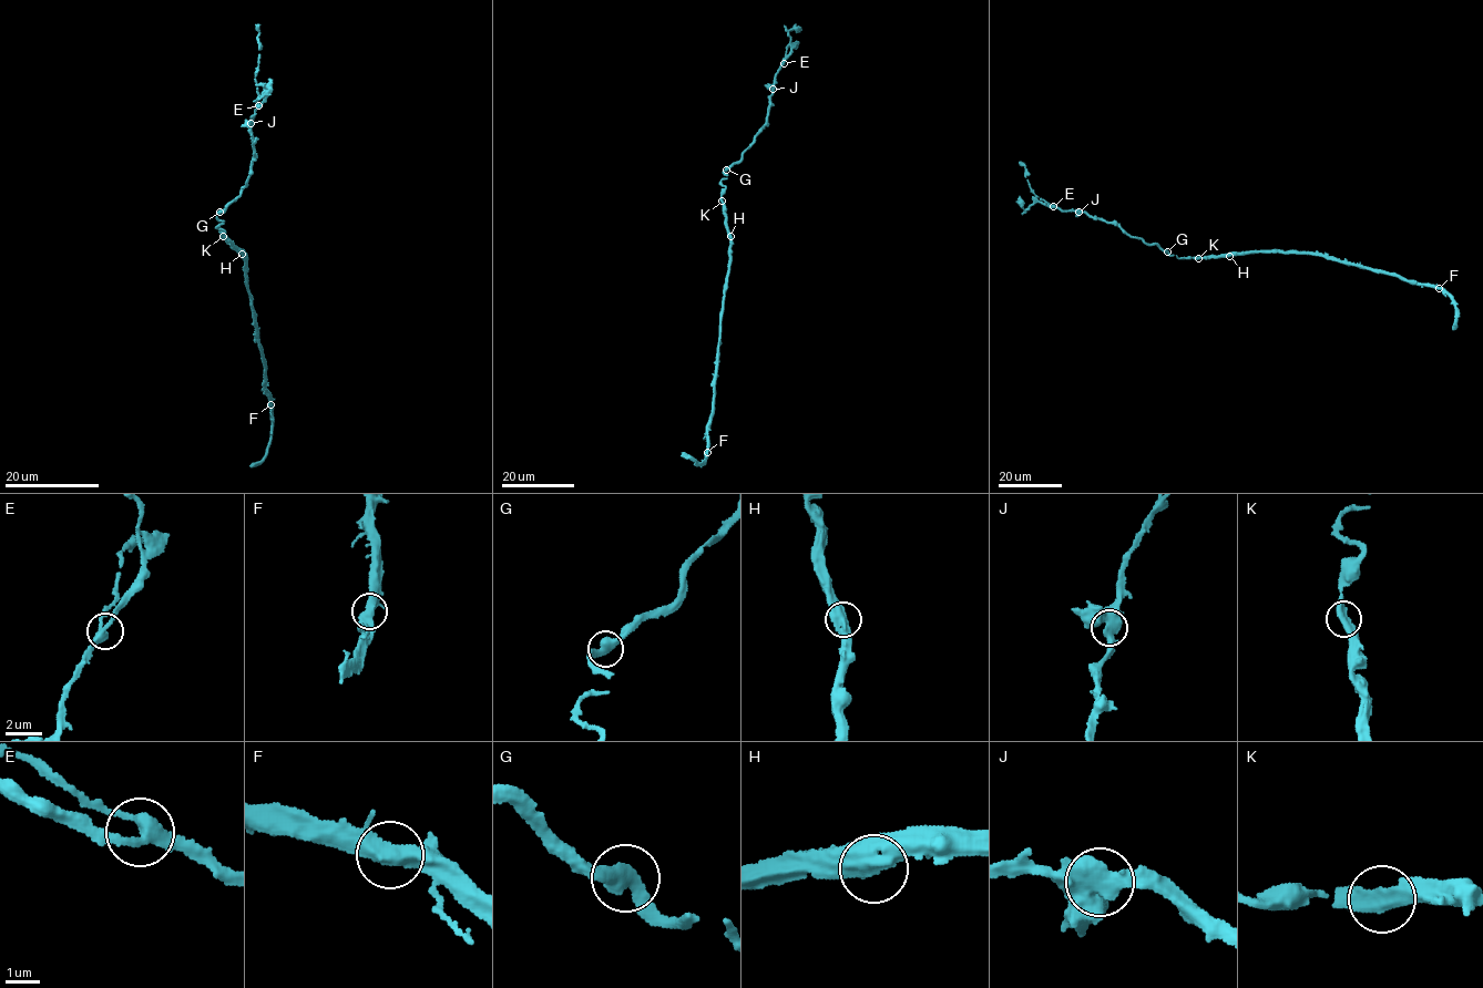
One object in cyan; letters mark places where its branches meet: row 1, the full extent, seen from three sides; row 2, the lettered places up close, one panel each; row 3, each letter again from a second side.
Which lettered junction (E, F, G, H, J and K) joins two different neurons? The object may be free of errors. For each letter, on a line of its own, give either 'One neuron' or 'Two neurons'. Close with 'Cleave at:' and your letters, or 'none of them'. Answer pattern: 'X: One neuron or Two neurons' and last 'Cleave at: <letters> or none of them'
E: One neuron
F: One neuron
G: One neuron
H: One neuron
J: One neuron
K: One neuron
Cleave at: none of them

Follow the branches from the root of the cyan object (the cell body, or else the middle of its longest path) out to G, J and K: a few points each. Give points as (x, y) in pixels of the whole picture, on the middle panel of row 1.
G: (730, 237), (722, 196), (725, 186), (720, 184), (727, 178), (726, 170)
J: (730, 237), (722, 196), (725, 186), (720, 182), (727, 178), (724, 171), (742, 158), (766, 123), (771, 89)
K: (730, 237), (722, 202)

